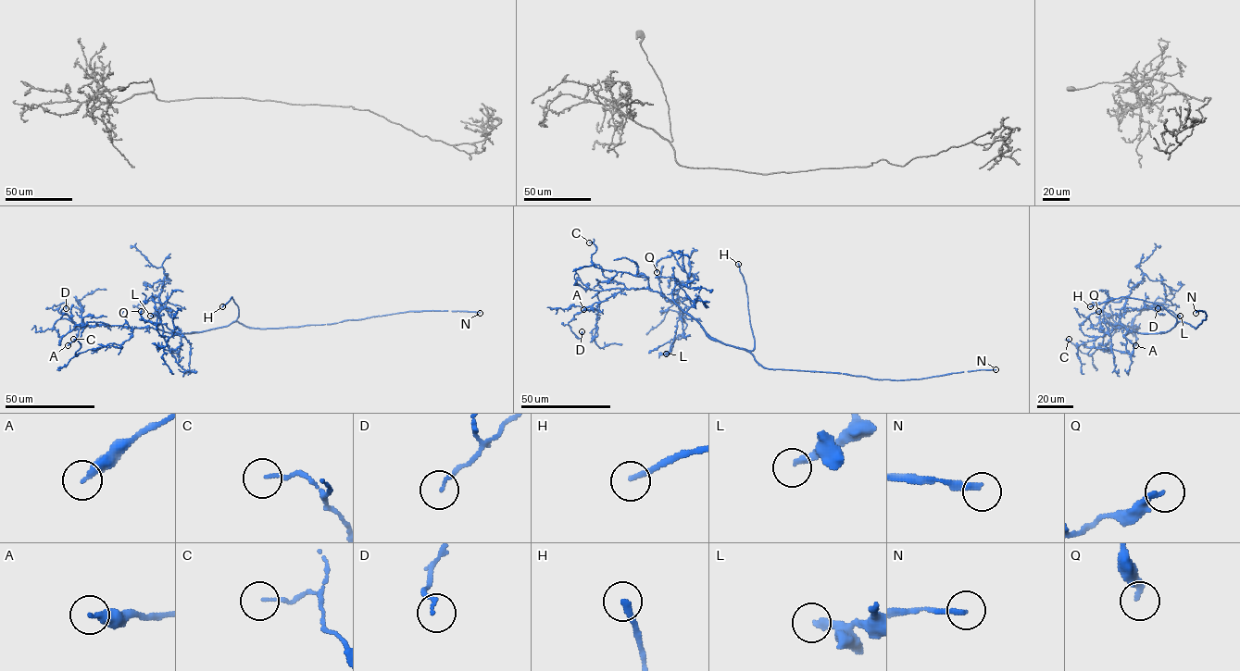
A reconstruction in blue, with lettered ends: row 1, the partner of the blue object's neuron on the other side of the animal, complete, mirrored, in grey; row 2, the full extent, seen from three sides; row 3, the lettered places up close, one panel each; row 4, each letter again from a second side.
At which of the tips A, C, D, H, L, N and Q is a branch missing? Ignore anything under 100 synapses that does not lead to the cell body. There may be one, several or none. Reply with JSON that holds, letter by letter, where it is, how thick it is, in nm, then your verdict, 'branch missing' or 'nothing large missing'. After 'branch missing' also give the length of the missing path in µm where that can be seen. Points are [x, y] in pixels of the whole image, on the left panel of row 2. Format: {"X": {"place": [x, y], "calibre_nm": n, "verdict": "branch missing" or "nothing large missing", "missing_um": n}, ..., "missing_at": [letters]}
{"A": {"place": [68, 345], "calibre_nm": 320, "verdict": "nothing large missing"}, "C": {"place": [73, 339], "calibre_nm": 110, "verdict": "nothing large missing"}, "D": {"place": [66, 308], "calibre_nm": 120, "verdict": "nothing large missing"}, "H": {"place": [222, 306], "calibre_nm": 200, "verdict": "branch missing", "missing_um": 60}, "L": {"place": [150, 316], "calibre_nm": 280, "verdict": "nothing large missing"}, "N": {"place": [480, 313], "calibre_nm": 220, "verdict": "nothing large missing"}, "Q": {"place": [141, 311], "calibre_nm": 240, "verdict": "nothing large missing"}, "missing_at": ["H"]}

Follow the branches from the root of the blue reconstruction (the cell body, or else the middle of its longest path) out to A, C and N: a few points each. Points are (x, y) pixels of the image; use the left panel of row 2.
A: (224, 326), (200, 332), (169, 333), (149, 327), (99, 324), (82, 326), (76, 338), (68, 345)
C: (224, 326), (191, 333), (133, 328), (131, 336), (121, 344), (109, 343), (77, 354), (81, 343), (73, 339)
N: (224, 326), (238, 321), (252, 328), (295, 327), (408, 311), (480, 313)

